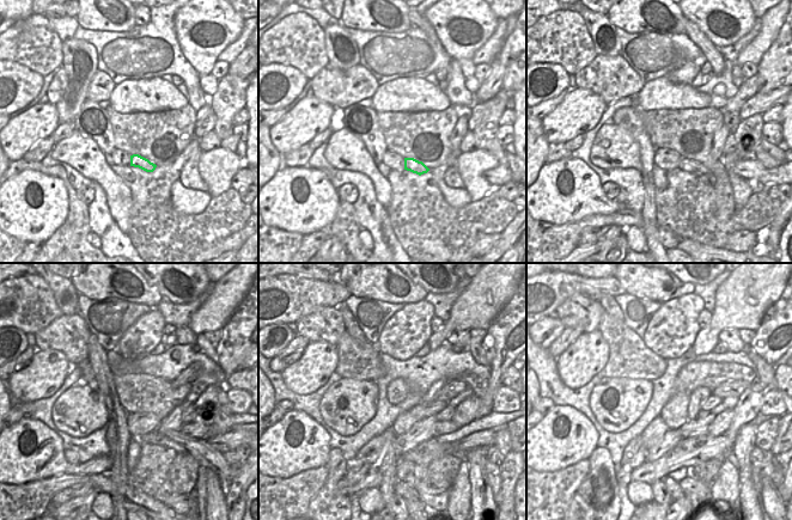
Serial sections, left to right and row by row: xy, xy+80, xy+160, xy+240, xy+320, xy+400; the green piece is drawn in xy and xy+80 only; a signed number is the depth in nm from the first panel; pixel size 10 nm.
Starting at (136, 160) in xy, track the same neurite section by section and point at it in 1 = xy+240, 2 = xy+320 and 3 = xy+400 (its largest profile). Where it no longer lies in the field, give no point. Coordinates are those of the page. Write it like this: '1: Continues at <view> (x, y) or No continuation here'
1: Continues at xy+240 (208, 458)
2: Continues at xy+320 (492, 470)
3: Continues at xy+400 (769, 497).

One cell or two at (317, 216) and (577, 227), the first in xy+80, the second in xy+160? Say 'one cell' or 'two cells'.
two cells

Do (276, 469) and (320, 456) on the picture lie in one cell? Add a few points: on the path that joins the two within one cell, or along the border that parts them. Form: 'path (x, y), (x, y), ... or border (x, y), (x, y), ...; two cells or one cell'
path (287, 458), (290, 456), (309, 456); one cell

